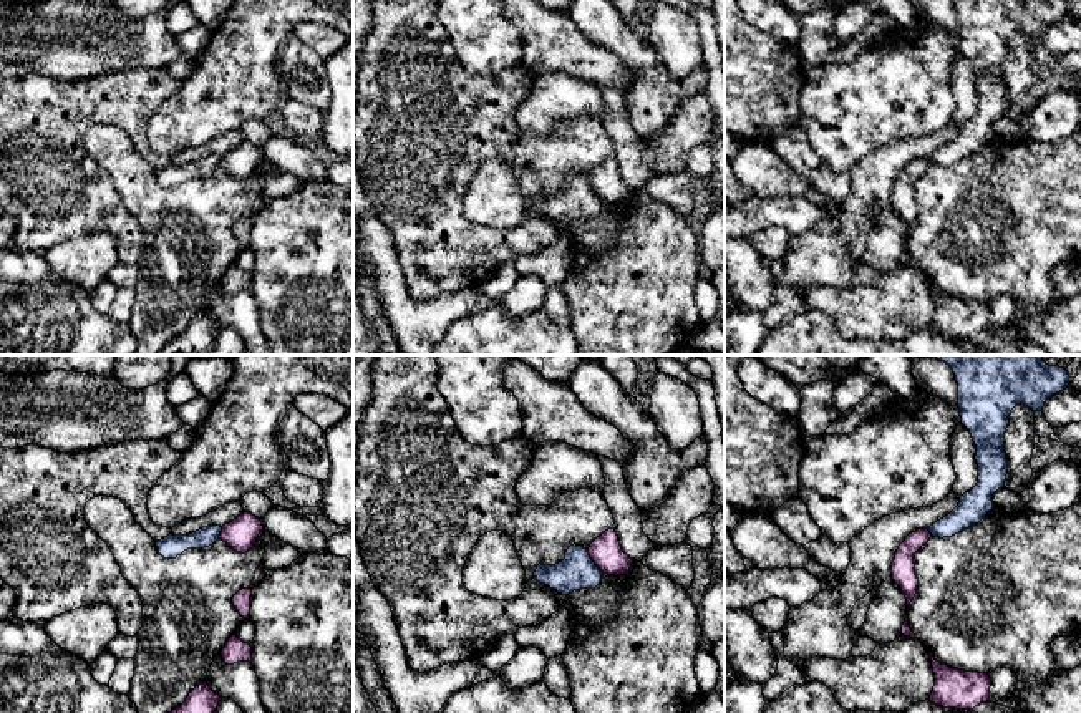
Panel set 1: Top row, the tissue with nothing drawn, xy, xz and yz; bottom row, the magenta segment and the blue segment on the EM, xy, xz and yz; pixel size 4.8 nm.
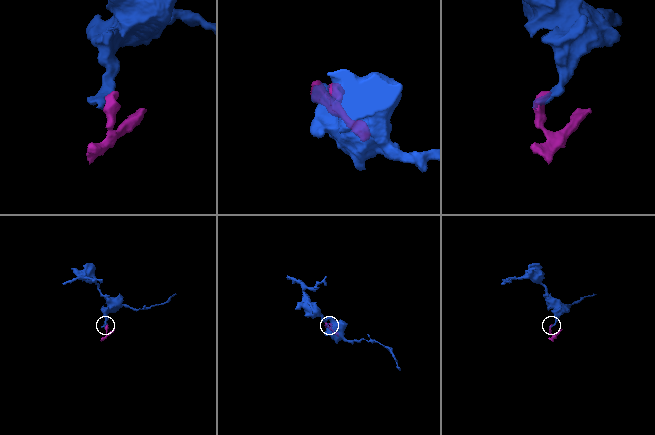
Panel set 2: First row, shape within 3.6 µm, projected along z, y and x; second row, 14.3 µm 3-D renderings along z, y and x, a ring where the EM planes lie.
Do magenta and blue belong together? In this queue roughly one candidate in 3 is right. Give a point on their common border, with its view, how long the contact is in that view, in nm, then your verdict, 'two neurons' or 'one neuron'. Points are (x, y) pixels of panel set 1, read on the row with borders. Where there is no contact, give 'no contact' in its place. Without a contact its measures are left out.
meets magenta in xz at (594, 561); contact 140 nm long; two neurons

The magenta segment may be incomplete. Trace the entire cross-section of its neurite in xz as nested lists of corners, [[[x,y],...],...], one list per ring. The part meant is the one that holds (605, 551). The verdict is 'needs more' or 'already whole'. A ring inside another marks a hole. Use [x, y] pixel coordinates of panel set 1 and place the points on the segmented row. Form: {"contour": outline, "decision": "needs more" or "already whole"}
{"contour": [[[608,529],[597,537],[587,552],[595,565],[608,575],[623,575],[633,564],[633,560],[623,552],[615,529]]], "decision": "already whole"}

